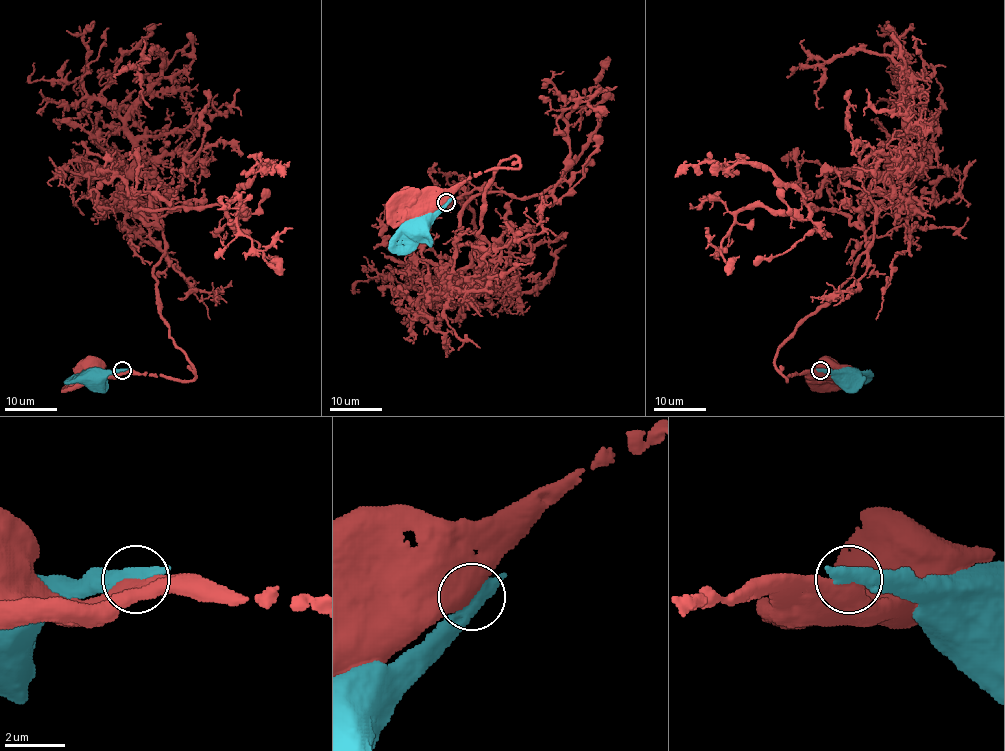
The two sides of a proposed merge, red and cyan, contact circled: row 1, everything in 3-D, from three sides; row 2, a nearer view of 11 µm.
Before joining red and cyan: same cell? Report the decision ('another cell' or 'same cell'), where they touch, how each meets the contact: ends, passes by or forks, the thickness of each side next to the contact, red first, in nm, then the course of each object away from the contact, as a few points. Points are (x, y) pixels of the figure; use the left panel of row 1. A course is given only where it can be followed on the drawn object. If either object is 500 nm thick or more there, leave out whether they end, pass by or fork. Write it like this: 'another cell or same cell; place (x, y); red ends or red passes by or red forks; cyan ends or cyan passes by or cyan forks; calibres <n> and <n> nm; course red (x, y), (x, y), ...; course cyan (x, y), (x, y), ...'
another cell; place (122, 370); calibres 650 and 400 nm; course red (122, 371), (105, 375), (98, 367), (92, 367); course cyan (122, 371), (107, 371), (99, 379), (94, 379)

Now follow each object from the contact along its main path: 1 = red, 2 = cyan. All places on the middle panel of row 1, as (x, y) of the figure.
1: (447, 202), (417, 207)
2: (447, 202), (423, 234), (418, 231)

